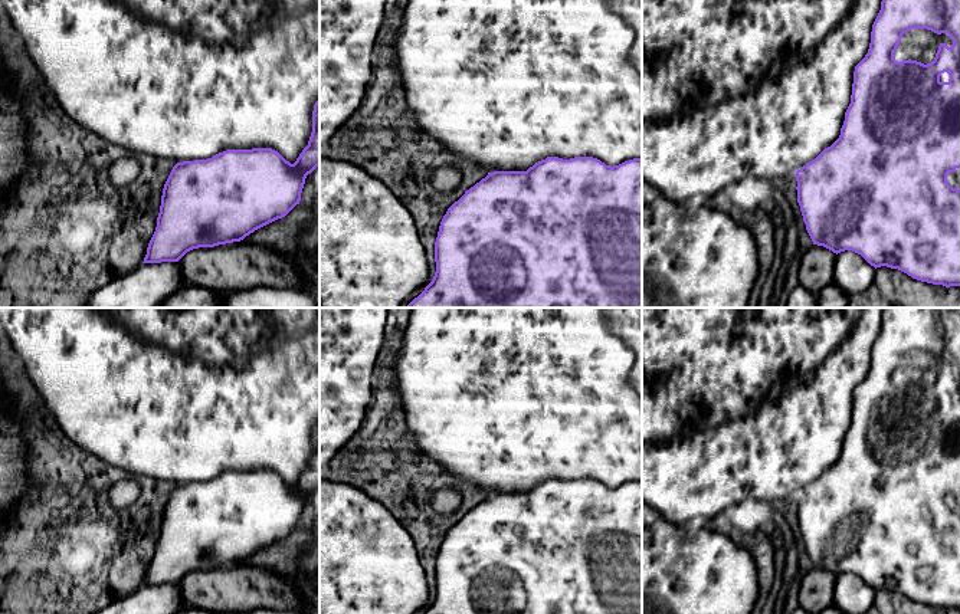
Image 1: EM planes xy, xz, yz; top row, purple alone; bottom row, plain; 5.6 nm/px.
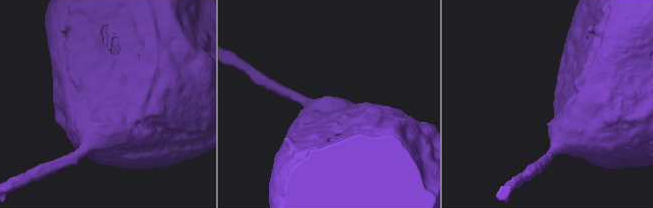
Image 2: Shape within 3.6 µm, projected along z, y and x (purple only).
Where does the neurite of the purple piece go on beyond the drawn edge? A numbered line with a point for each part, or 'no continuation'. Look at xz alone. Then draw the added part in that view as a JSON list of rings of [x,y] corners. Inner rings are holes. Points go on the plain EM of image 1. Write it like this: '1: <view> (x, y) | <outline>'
no continuation

